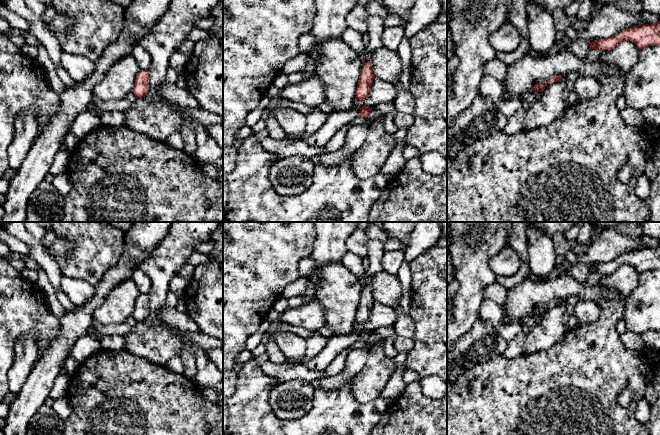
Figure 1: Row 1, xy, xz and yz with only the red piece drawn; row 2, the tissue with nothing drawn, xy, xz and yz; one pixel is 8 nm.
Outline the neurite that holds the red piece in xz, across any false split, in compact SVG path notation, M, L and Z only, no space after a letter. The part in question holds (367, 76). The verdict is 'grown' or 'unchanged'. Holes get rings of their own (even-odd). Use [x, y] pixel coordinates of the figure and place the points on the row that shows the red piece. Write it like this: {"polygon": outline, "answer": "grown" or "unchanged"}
{"polygon": "M364 62L356 88L356 100L358 102L363 102L367 99L375 78L372 63Z", "answer": "unchanged"}

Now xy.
{"polygon": "M140 69L136 75L132 91L136 98L143 98L147 95L150 89L149 79L150 75L148 70Z", "answer": "unchanged"}

